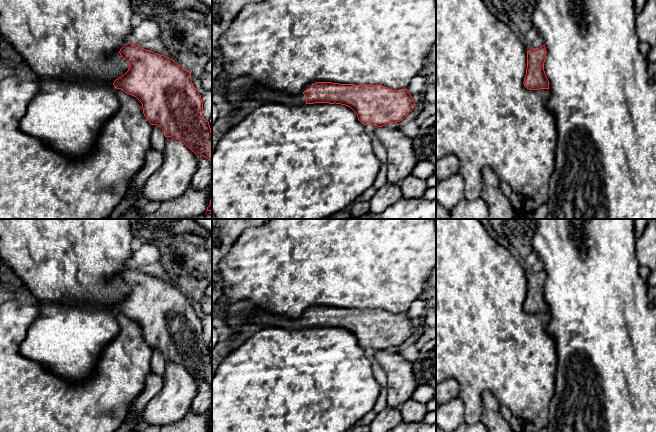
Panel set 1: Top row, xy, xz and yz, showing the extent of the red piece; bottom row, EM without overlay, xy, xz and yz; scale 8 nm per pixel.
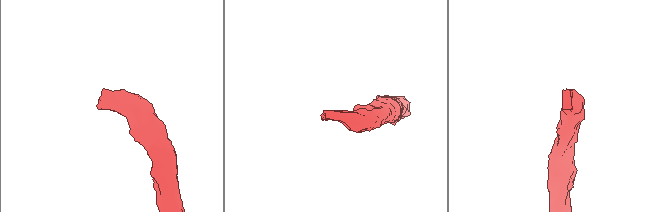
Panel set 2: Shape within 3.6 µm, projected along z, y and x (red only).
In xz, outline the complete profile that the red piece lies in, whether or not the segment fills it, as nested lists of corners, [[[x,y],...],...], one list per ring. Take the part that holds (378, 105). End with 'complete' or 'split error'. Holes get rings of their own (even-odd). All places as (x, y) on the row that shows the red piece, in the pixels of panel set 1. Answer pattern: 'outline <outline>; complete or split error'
outline [[[243,76],[226,82],[221,77],[212,80],[212,93],[224,98],[246,89],[248,100],[281,103],[289,106],[329,103],[350,107],[364,124],[377,127],[403,120],[415,107],[407,89],[392,90],[382,85],[355,85],[316,82],[301,94],[288,94],[261,87]]]; split error

